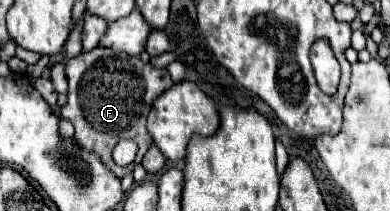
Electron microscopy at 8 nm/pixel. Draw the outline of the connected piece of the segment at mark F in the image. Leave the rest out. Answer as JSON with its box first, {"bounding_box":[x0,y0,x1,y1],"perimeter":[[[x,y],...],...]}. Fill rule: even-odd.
{"bounding_box":[61,48,173,178],"perimeter":[[[93,48],[91,52],[81,52],[77,58],[67,62],[67,78],[69,96],[65,108],[61,108],[61,116],[75,126],[73,140],[77,140],[79,148],[85,148],[85,152],[93,150],[93,154],[97,154],[117,178],[131,174],[133,168],[141,164],[147,148],[153,144],[147,134],[145,120],[151,102],[173,86],[169,72],[143,64],[139,56],[117,54],[109,48]],[[123,138],[137,142],[137,156],[129,166],[117,166],[111,156],[115,144]]]}

